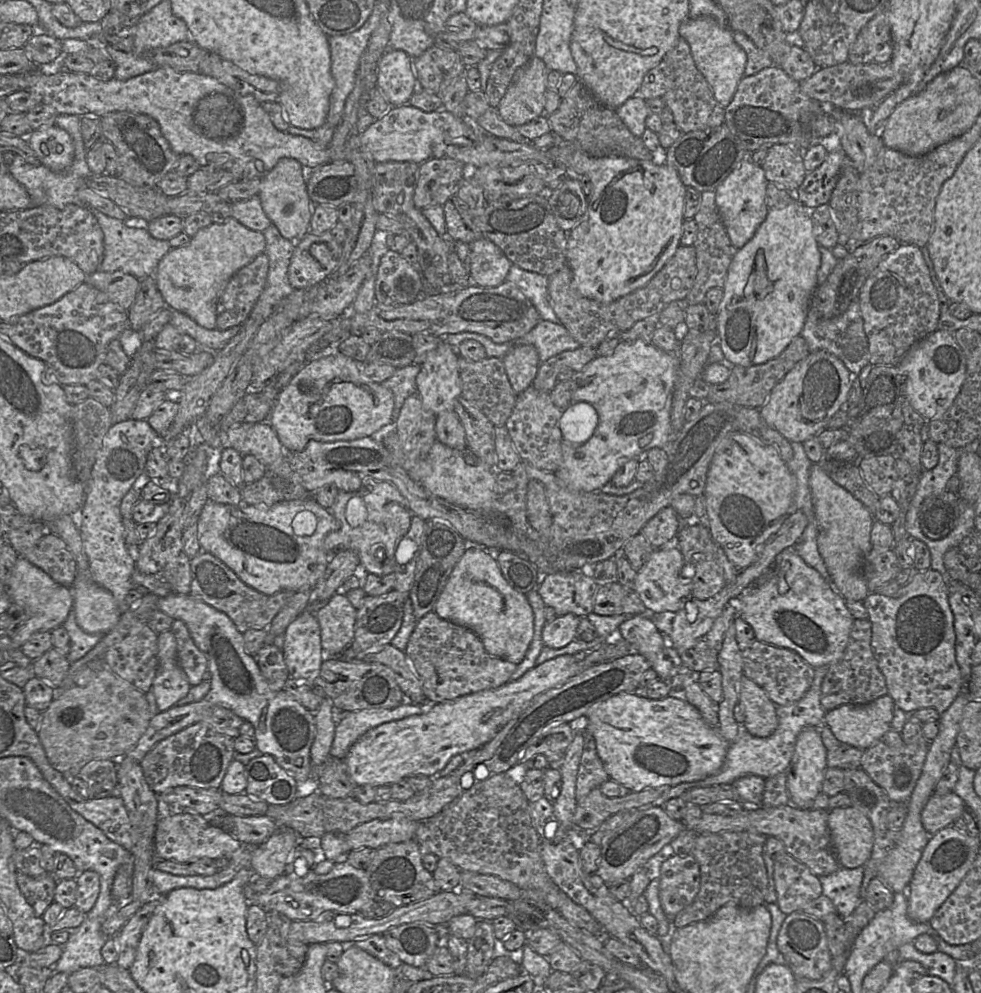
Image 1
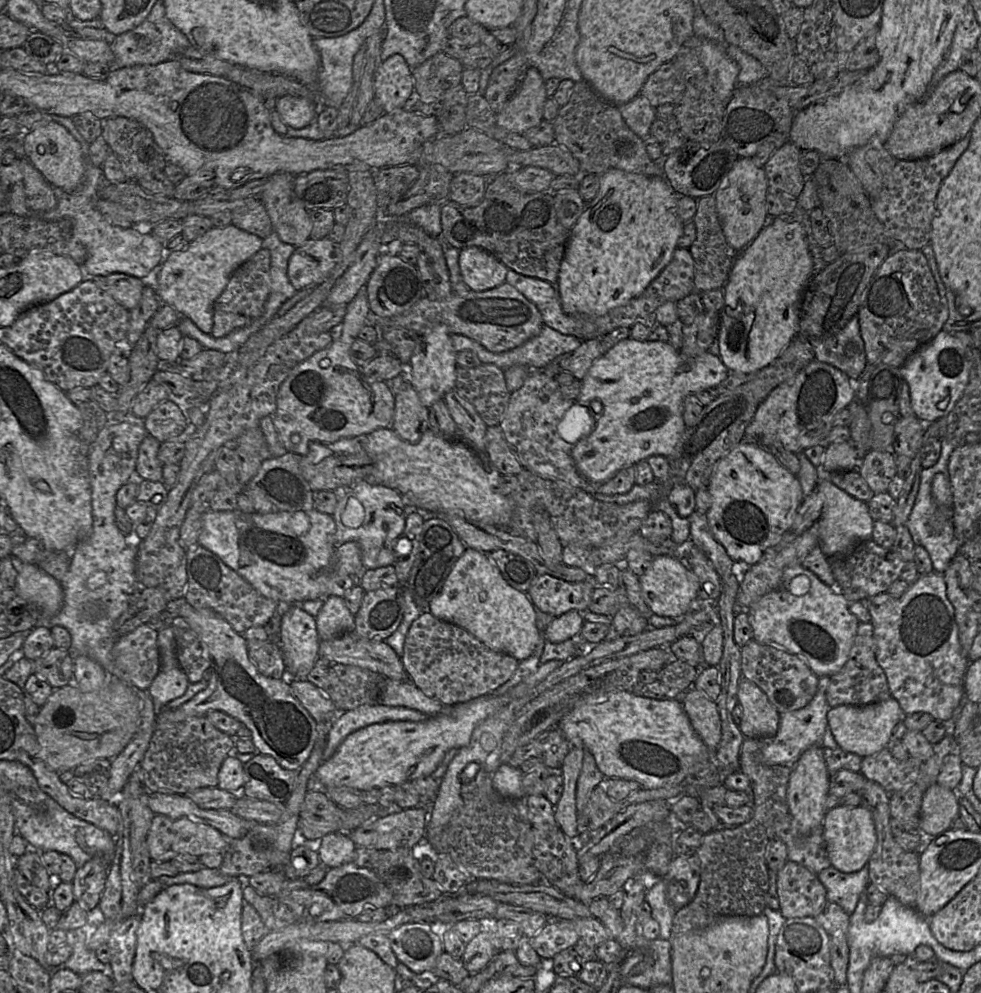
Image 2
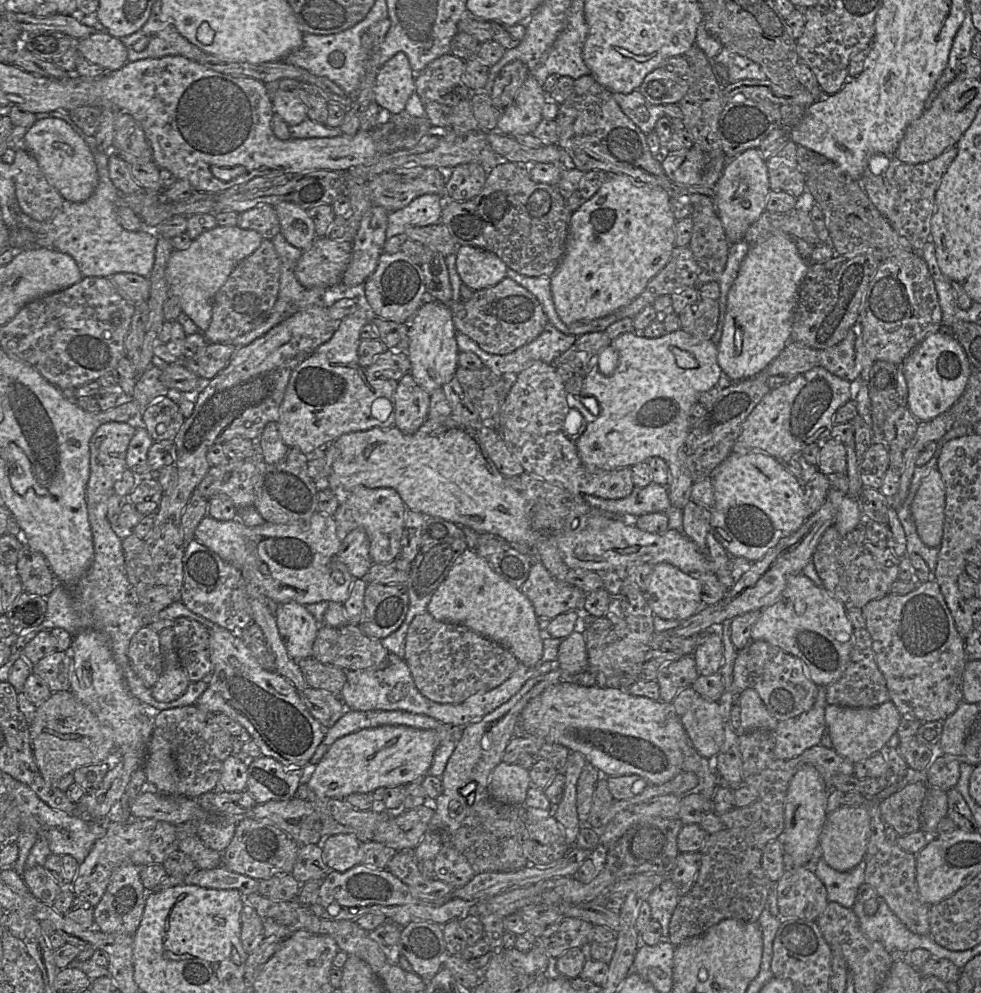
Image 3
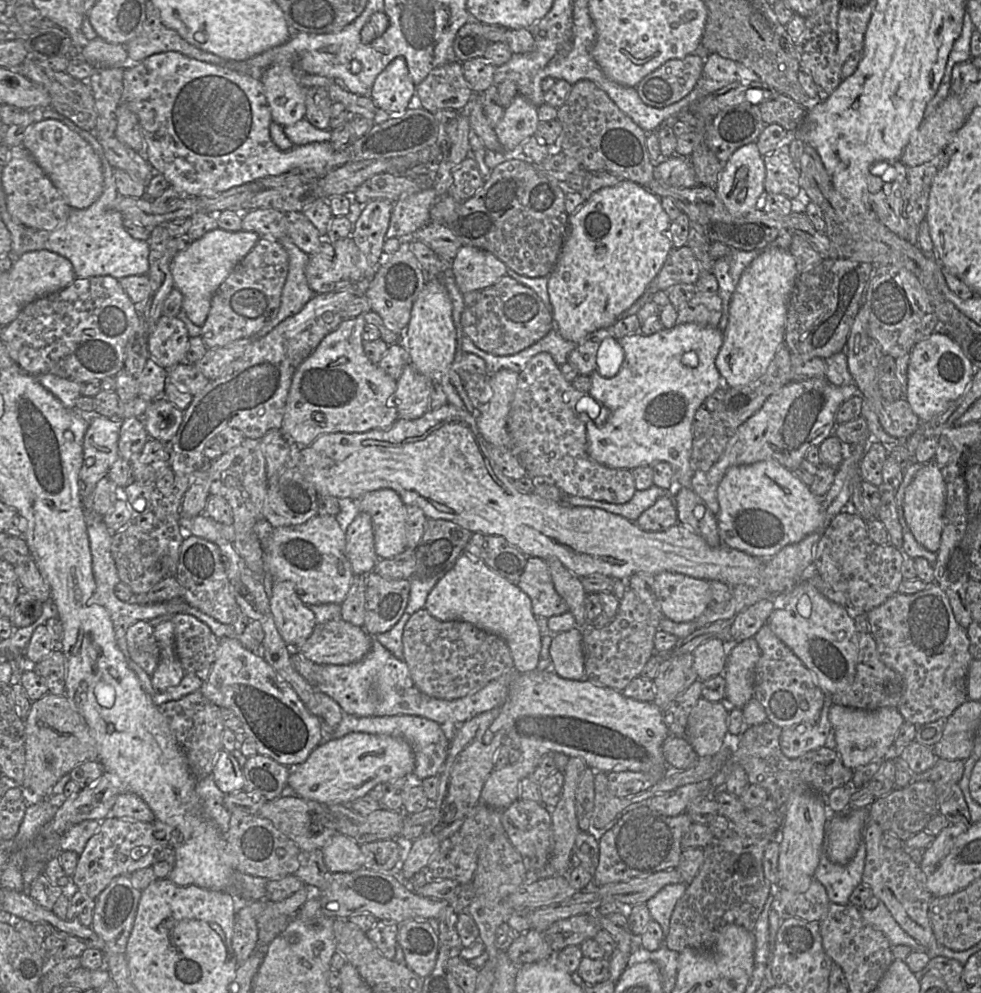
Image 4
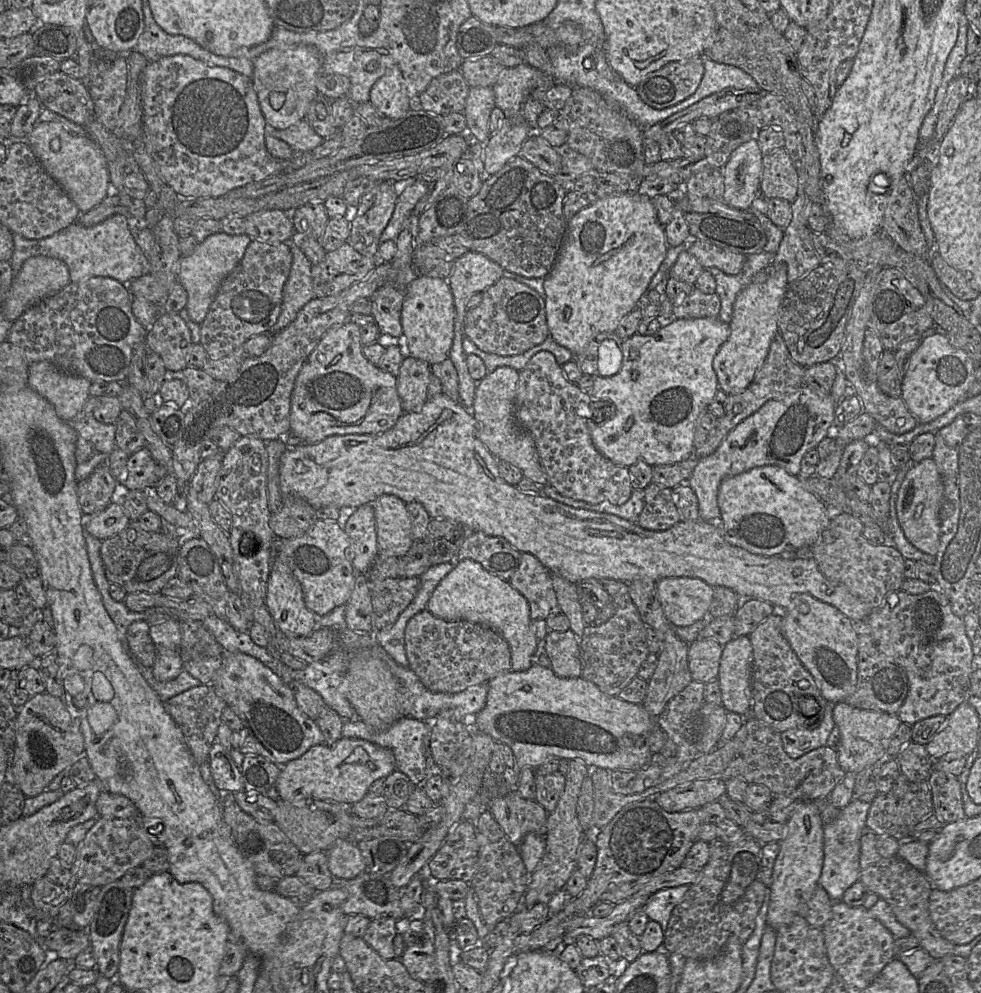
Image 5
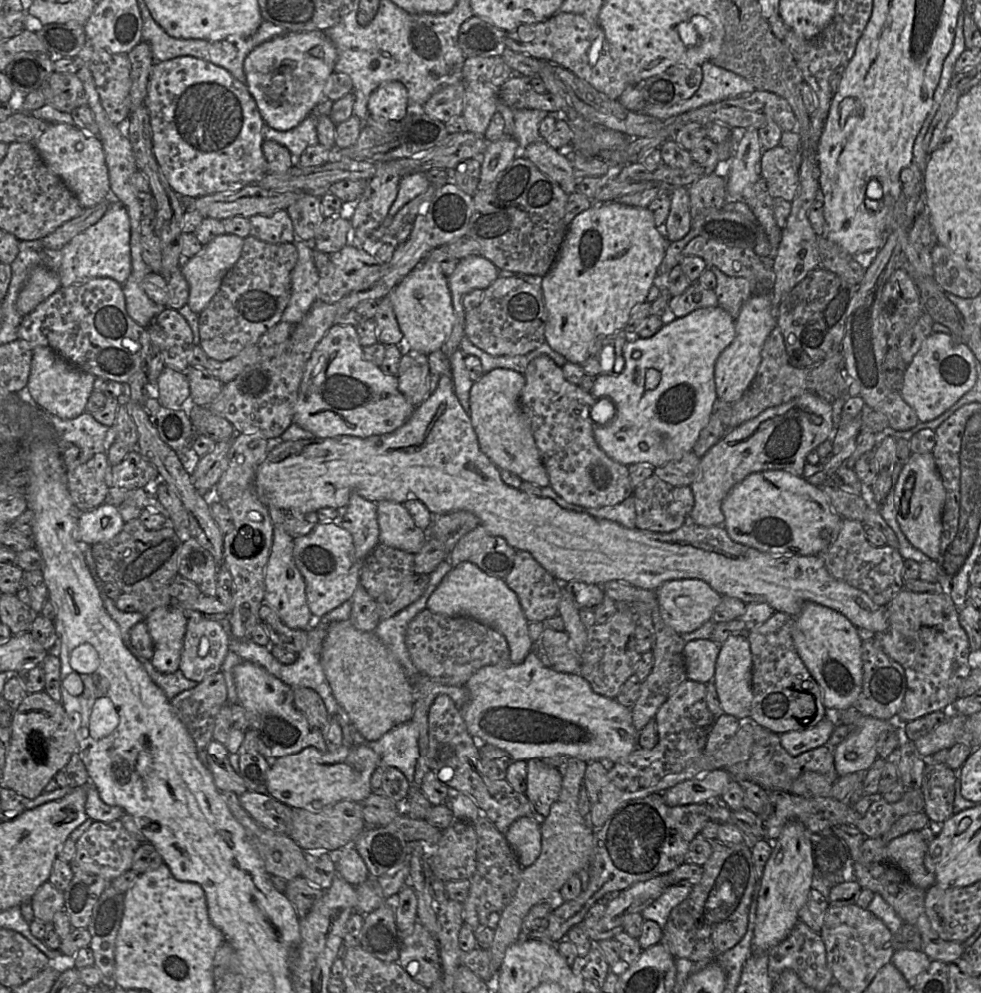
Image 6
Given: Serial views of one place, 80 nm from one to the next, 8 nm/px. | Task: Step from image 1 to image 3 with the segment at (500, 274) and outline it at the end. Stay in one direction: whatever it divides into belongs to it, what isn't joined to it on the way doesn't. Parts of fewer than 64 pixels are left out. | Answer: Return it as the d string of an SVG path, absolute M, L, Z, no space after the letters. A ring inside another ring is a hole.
M460 246L456 255L456 269L461 281L473 291L492 287L506 277L508 266L493 252Z

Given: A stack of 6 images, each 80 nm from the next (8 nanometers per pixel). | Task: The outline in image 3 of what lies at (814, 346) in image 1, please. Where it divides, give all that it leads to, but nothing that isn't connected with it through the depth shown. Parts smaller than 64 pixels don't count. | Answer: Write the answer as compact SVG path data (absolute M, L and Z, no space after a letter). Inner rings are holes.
M853 329L837 345L825 350L818 350L820 365L830 373L849 382L859 378L859 366L855 362L856 334Z

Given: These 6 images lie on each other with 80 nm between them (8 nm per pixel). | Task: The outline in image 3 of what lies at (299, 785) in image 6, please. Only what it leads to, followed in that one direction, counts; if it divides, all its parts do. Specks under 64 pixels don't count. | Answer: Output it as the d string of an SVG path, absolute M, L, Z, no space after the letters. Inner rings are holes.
M381 726L359 730L337 739L315 766L307 786L320 797L343 799L353 793L369 794L378 788L418 782L431 766L440 744L433 730L407 726Z

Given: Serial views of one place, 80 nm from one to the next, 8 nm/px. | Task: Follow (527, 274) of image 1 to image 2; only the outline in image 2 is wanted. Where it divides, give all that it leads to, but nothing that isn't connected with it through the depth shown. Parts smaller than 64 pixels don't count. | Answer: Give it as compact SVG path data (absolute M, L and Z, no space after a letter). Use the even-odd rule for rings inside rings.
M508 269L506 281L536 305L544 324L562 334L576 336L581 341L585 340L581 320L578 317L567 315L562 310L557 284L525 276L512 269Z

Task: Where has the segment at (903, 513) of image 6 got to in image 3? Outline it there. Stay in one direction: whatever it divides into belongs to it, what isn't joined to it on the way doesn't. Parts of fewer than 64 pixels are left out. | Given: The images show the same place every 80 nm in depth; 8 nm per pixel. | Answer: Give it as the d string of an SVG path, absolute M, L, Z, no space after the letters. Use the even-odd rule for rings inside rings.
M937 468L921 481L910 511L917 534L928 547L939 547L944 530L945 485Z

